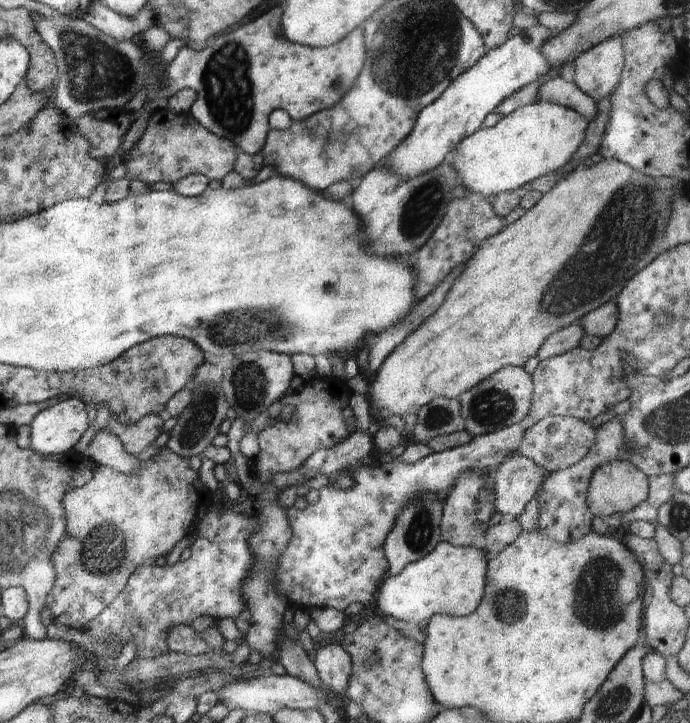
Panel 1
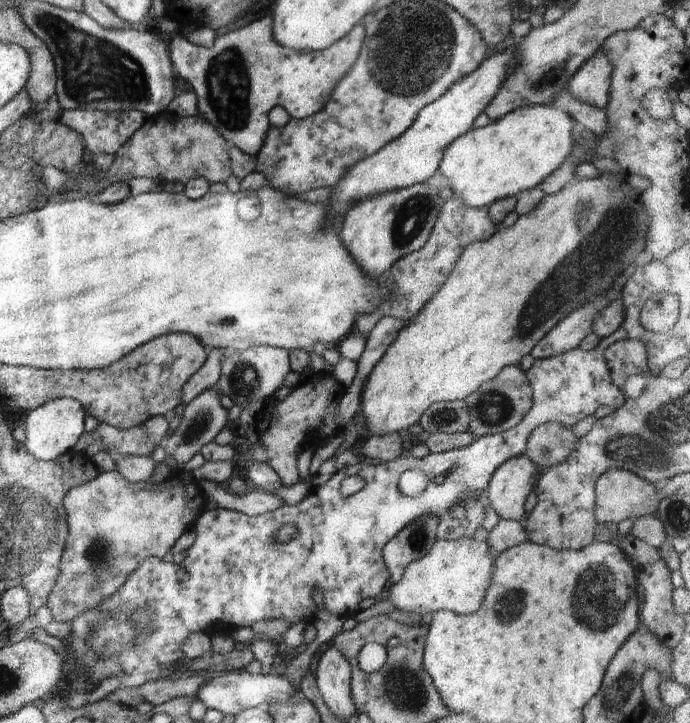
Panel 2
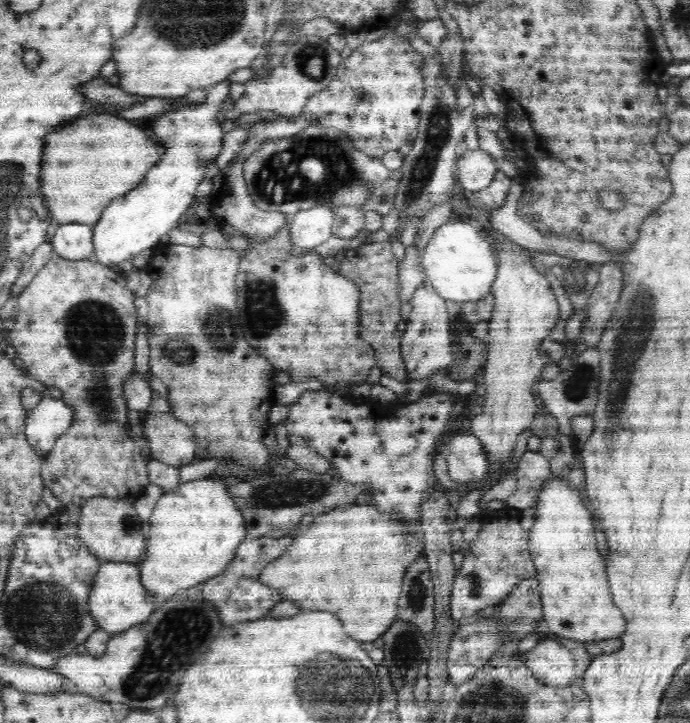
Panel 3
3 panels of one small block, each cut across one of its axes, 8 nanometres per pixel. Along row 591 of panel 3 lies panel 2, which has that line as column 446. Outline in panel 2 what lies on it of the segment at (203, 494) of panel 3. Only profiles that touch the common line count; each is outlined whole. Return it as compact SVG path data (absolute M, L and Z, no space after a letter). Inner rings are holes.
M551 106L516 108L488 126L474 128L456 138L444 150L440 172L449 179L452 192L468 206L480 208L524 190L532 190L562 166L571 154L578 123Z

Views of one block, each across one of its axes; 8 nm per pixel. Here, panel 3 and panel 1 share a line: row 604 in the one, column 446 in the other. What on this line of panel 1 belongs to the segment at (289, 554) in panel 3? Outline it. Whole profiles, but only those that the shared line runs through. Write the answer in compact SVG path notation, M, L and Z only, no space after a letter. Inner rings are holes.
M603 158L597 164L593 163L593 165L584 166L584 168L575 168L574 172L566 174L558 184L554 184L542 196L542 200L538 200L536 206L526 209L521 218L506 225L498 234L480 243L476 252L466 262L465 270L463 270L446 295L440 310L434 316L430 316L418 330L413 330L408 335L408 338L398 345L392 351L392 354L384 360L384 364L382 364L382 368L380 368L380 372L378 372L375 382L372 384L368 397L374 415L376 416L382 408L388 410L390 414L399 414L400 416L408 413L416 414L421 406L428 404L436 396L446 396L449 399L458 398L462 392L466 392L468 388L472 388L480 380L492 376L503 366L512 365L524 368L526 361L537 355L540 345L552 333L568 328L575 321L582 319L591 310L597 309L607 302L614 301L614 298L626 286L626 282L636 272L640 272L642 268L648 266L659 255L660 247L664 242L665 234L673 215L673 200L669 199L667 192L668 190L658 189L656 180L652 175L642 174L637 170L633 170L629 164L613 158Z

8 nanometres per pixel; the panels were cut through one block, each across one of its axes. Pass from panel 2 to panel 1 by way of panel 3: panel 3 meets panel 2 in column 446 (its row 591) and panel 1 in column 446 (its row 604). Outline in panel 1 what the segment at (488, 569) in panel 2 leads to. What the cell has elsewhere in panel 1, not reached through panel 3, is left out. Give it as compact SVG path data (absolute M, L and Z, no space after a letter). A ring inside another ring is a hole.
M441 540L430 554L407 564L396 576L384 578L371 608L377 615L388 615L417 625L434 615L470 615L484 598L486 571L487 560L482 549L459 547Z

